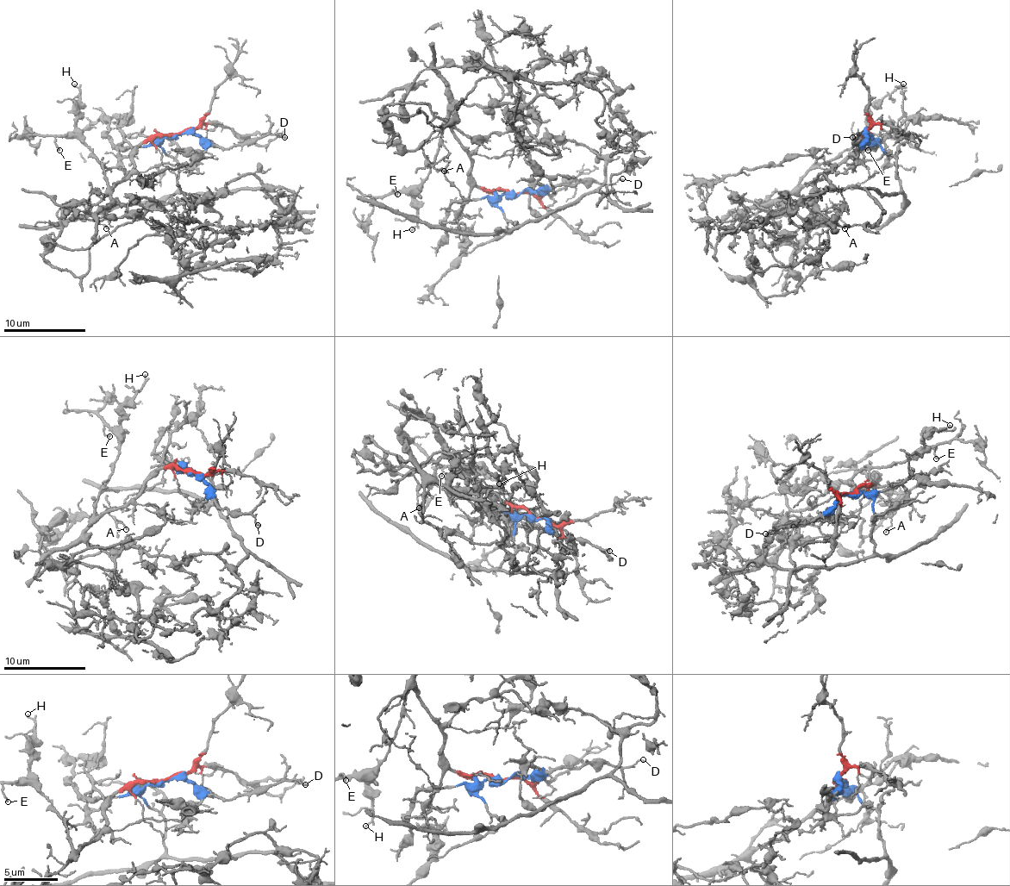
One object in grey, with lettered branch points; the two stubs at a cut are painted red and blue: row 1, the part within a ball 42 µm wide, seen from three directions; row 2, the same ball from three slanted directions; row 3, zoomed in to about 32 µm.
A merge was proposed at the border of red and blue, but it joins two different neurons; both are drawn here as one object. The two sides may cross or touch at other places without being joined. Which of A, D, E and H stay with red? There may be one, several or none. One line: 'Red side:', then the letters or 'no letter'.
Red side: A, E, H

